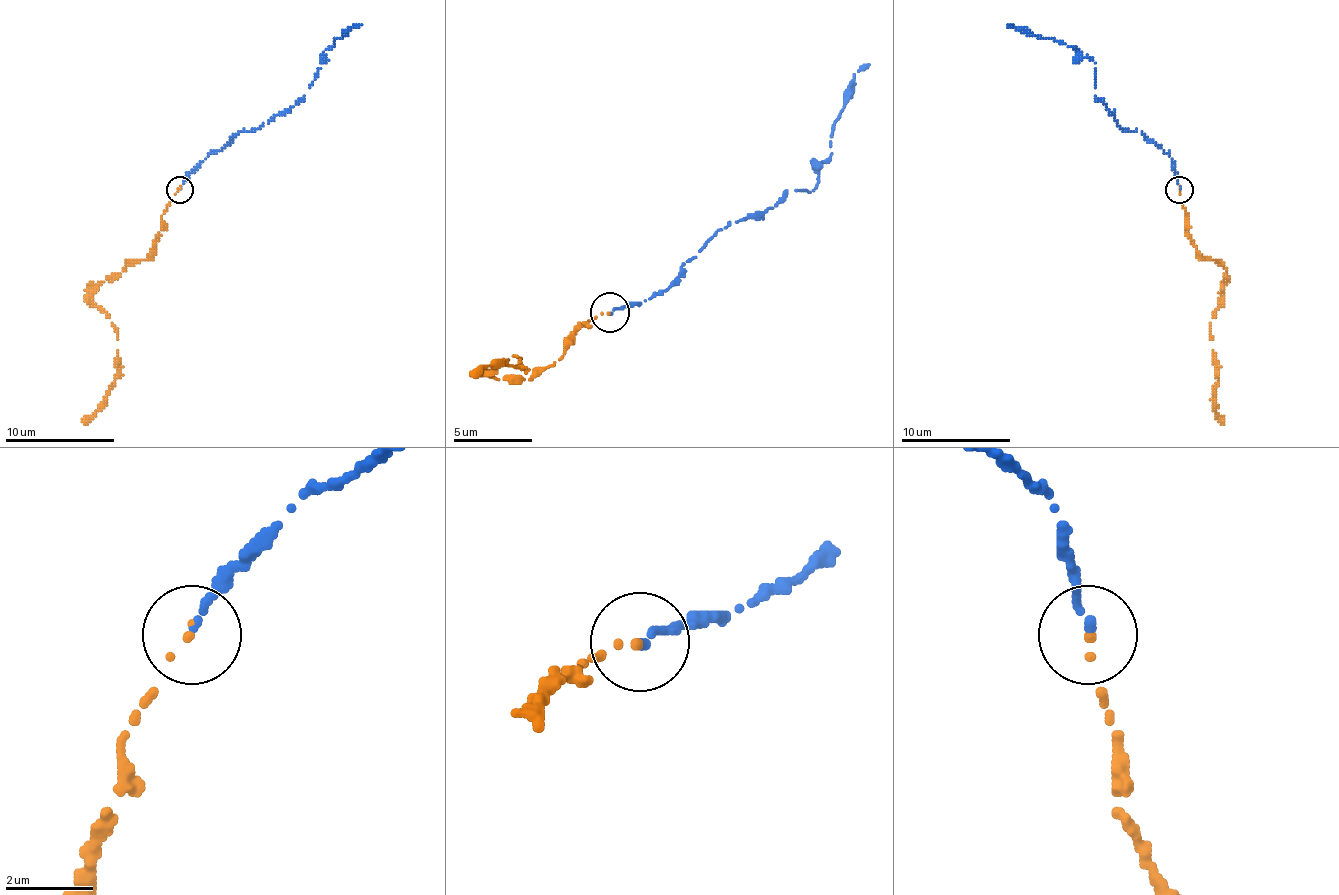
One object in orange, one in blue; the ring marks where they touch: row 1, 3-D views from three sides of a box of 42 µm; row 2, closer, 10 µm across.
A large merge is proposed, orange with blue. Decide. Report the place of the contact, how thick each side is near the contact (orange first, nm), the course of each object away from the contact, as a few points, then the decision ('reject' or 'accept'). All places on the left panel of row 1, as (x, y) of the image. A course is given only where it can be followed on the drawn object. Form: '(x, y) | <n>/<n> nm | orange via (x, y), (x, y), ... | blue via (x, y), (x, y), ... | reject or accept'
(180, 189) | 160/170 nm | orange via (180, 189), (161, 216), (156, 249), (101, 284), (93, 301), (117, 334), (117, 378), (95, 410), (82, 421) | blue via (180, 189), (202, 161), (238, 131), (254, 131), (287, 112), (304, 95), (326, 57), (323, 52), (361, 24) | reject

